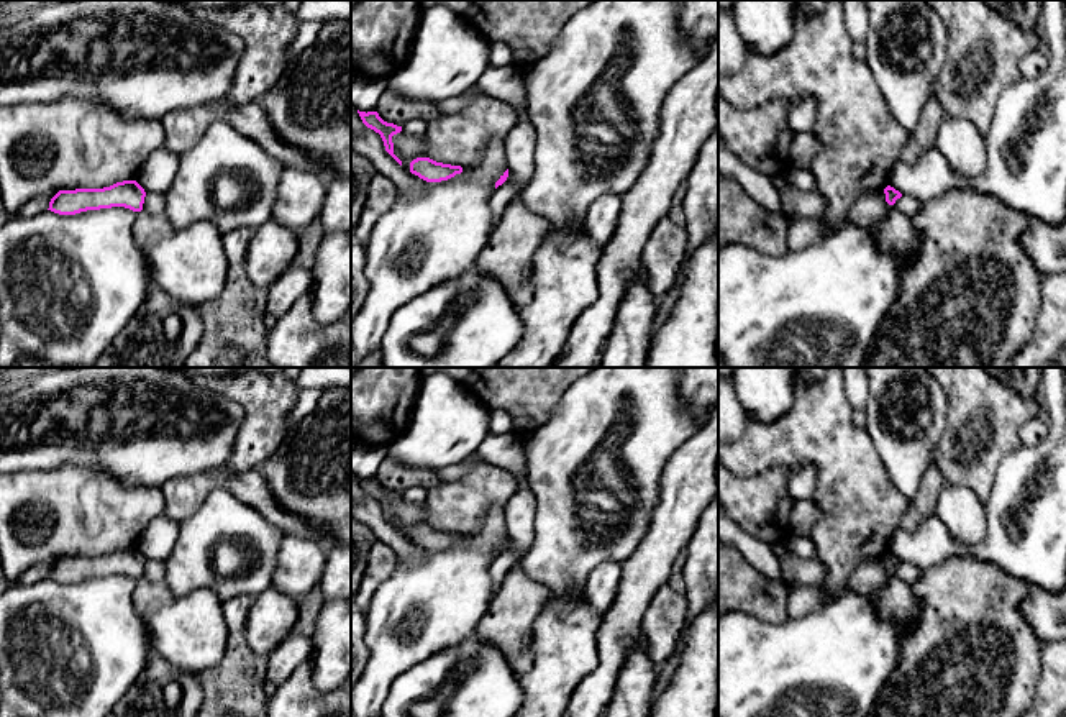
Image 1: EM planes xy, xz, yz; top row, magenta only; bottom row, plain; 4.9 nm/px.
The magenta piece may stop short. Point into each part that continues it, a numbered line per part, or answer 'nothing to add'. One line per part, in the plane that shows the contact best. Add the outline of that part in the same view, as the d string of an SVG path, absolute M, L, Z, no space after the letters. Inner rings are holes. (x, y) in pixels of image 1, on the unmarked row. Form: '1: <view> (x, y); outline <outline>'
nothing to add

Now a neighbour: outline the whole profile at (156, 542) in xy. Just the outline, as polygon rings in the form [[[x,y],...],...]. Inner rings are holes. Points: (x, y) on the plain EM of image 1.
[[[157,515],[141,533],[136,543],[136,550],[144,556],[146,561],[166,561],[177,541],[179,528],[179,522],[171,520],[164,515]]]

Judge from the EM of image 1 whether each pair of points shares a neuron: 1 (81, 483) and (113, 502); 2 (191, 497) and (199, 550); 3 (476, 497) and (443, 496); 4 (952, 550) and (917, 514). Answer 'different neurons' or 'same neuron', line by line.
1: same neuron
2: different neurons
3: same neuron
4: different neurons

